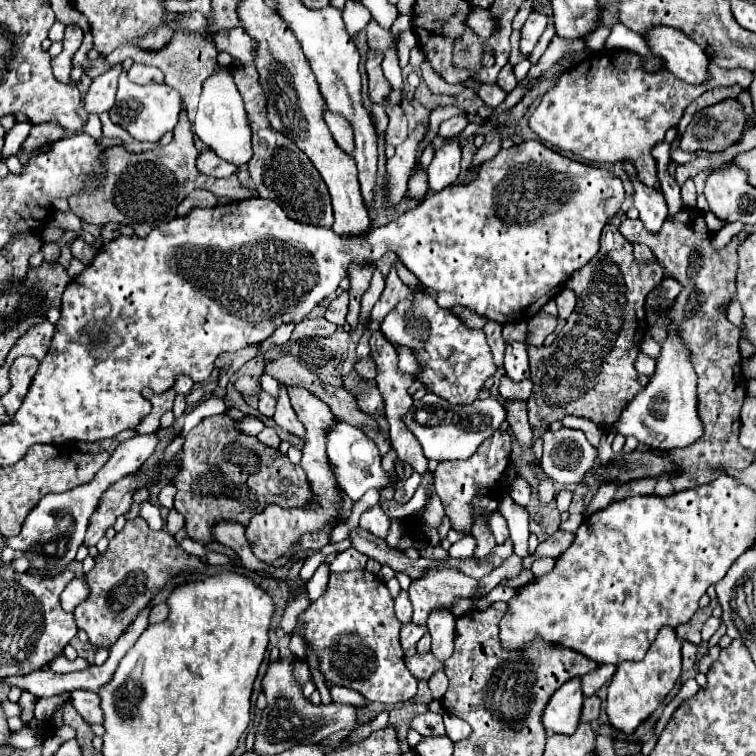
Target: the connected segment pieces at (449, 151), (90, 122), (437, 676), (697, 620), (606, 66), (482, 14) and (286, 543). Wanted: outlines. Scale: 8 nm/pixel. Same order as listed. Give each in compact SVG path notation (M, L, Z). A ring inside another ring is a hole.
M447 142L443 148L435 152L435 158L427 168L429 188L433 192L441 192L443 188L459 180L459 172L461 172L459 160L461 160L461 148L457 142Z
M89 114L89 118L87 118L87 126L83 128L83 132L93 134L93 138L99 138L99 136L101 136L101 120L99 120L97 114Z
M438 671L430 677L428 686L432 692L433 699L441 700L448 689L449 679L443 671Z
M711 600L711 604L709 604L707 608L699 608L689 622L677 626L677 636L679 636L681 640L689 640L689 642L693 642L693 644L699 644L699 642L701 642L701 626L703 626L705 620L711 616L711 612L713 612L713 608L715 608L717 604L719 604L717 600Z
M631 50L591 52L579 66L559 74L553 88L533 110L529 126L541 140L589 162L631 162L643 184L659 188L657 164L651 150L663 142L669 128L679 124L689 102L719 86L739 84L741 88L749 88L753 80L753 74L745 68L725 70L713 62L707 74L709 78L703 84L687 84L665 70L647 72L643 68L643 58Z
M475 9L474 15L470 14L467 18L467 22L472 22L474 16L474 30L483 36L483 38L488 38L495 30L495 20L491 16L487 9Z
M287 386L289 396L291 396L291 406L305 426L305 446L303 446L303 458L301 458L301 468L307 474L307 480L311 484L311 494L313 500L303 506L303 508L281 508L269 504L263 512L255 514L245 530L247 540L251 544L253 554L263 560L263 562L277 562L281 558L287 558L287 552L295 548L301 542L301 536L307 532L319 532L335 526L337 516L341 516L341 504L343 504L343 492L339 490L339 484L335 480L333 466L327 458L327 434L335 426L335 416L327 408L325 402L315 398L303 388L291 388Z

